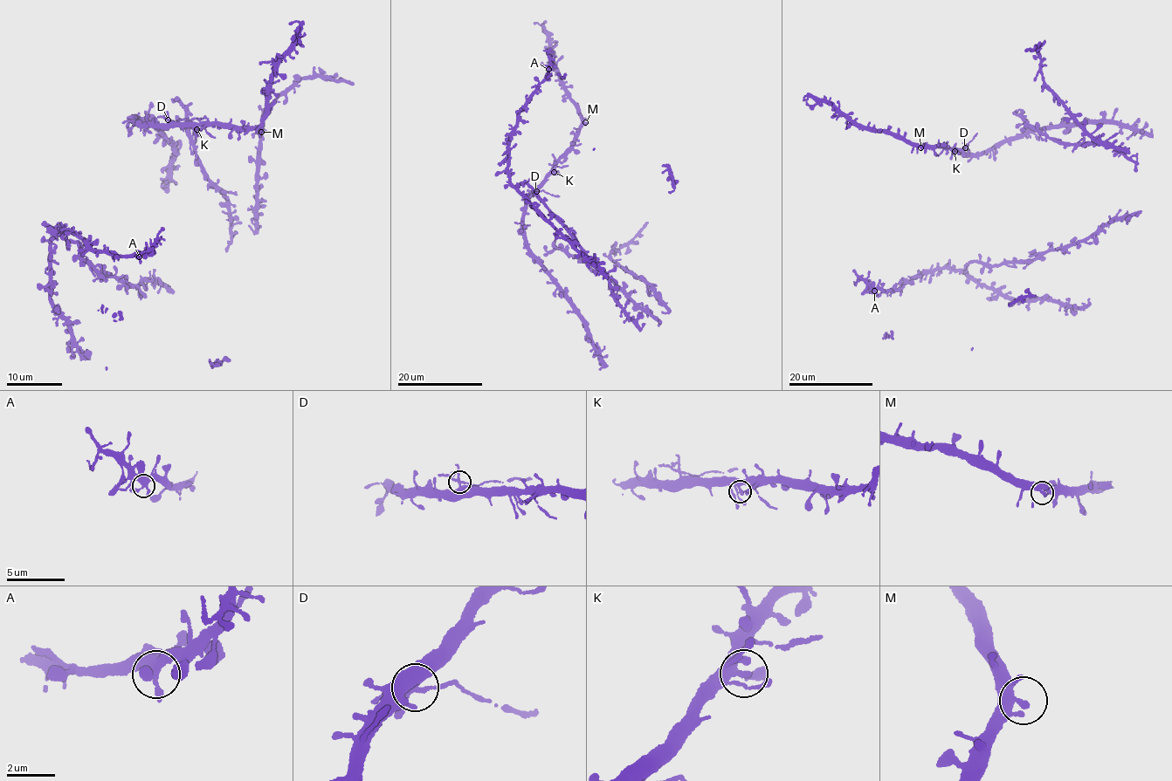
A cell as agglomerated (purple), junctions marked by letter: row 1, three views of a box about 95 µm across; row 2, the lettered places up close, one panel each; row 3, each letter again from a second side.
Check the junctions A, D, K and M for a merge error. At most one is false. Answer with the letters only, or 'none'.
D

